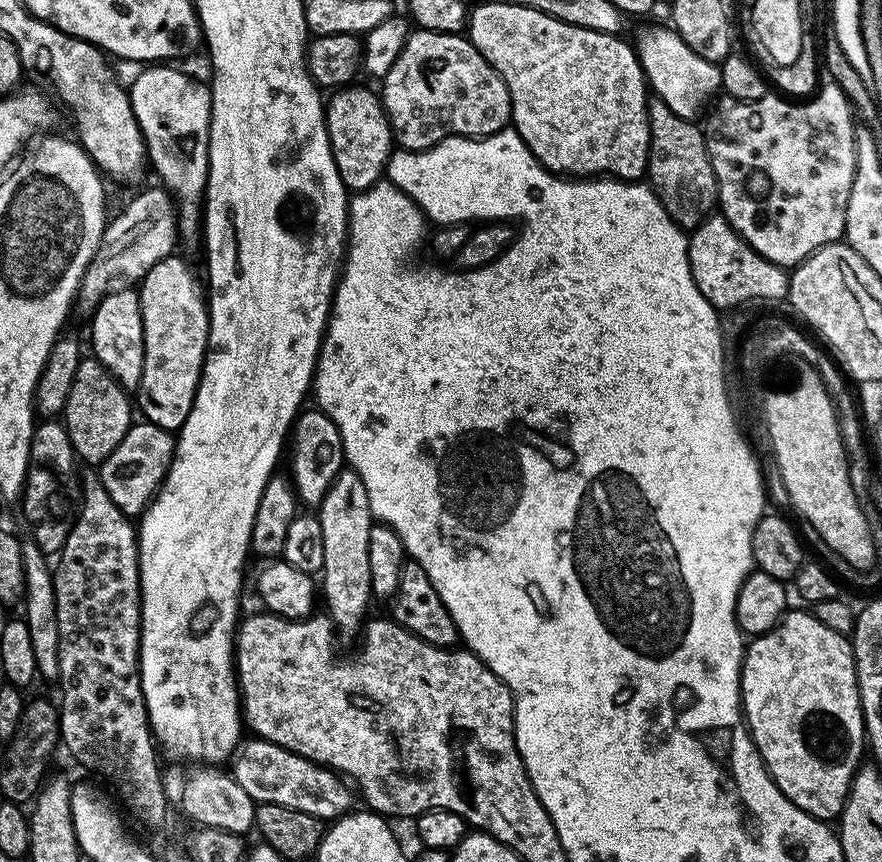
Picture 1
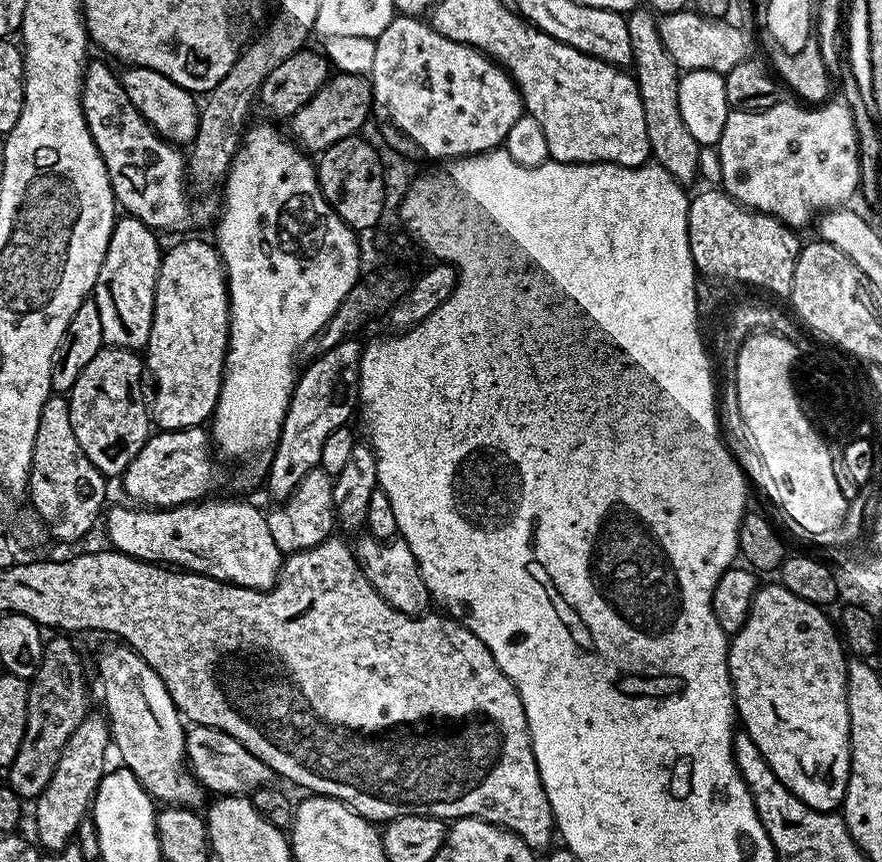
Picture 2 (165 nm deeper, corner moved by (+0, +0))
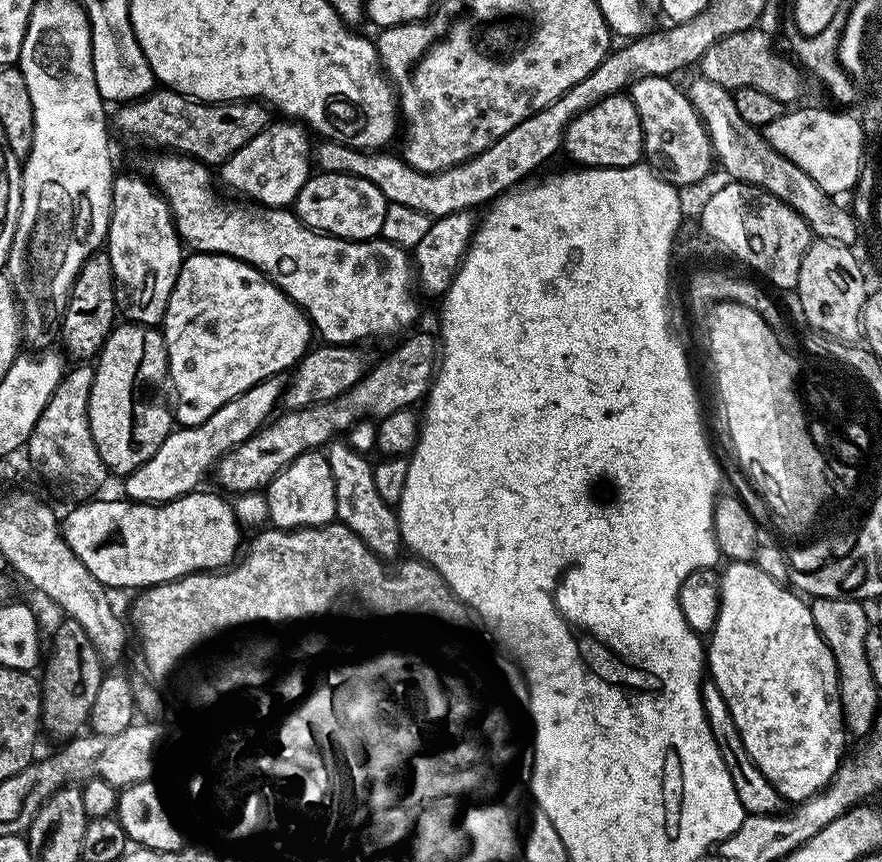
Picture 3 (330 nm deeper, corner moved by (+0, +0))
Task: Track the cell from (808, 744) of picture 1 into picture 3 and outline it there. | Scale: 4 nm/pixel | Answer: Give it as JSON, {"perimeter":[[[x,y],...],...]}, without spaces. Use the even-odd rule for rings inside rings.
{"perimeter":[[[733,560],[727,567],[728,569],[724,573],[721,571],[718,576],[720,581],[720,609],[718,610],[718,622],[710,633],[710,639],[706,644],[707,671],[710,673],[710,679],[718,686],[718,690],[722,690],[722,698],[726,698],[726,706],[730,706],[730,714],[734,714],[734,726],[738,726],[738,730],[742,734],[742,742],[746,746],[746,754],[750,754],[754,766],[758,766],[758,770],[762,770],[764,777],[772,783],[774,790],[778,790],[778,794],[785,801],[809,800],[810,797],[821,792],[831,782],[846,756],[846,751],[844,752],[846,725],[844,711],[840,705],[836,663],[818,630],[818,626],[814,626],[814,614],[809,601],[803,595],[797,594],[791,587],[788,589],[788,586],[770,578],[770,575],[764,573],[755,562]]]}

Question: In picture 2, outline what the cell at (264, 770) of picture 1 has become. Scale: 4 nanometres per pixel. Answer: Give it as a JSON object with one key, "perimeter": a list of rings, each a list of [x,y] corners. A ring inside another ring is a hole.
{"perimeter":[[[192,726],[184,737],[186,763],[199,784],[212,794],[220,796],[242,796],[251,794],[258,788],[271,785],[274,773],[262,758],[254,758],[238,738],[230,738],[222,730]]]}

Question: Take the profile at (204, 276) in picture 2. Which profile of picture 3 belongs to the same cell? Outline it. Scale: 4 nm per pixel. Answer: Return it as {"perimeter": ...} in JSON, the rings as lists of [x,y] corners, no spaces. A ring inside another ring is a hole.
{"perimeter":[[[193,251],[188,255],[183,257],[162,321],[168,376],[180,395],[180,405],[174,408],[174,420],[186,428],[206,422],[214,410],[226,406],[226,402],[238,398],[238,394],[250,390],[250,386],[295,369],[314,344],[314,329],[308,313],[257,268],[213,252]]]}

